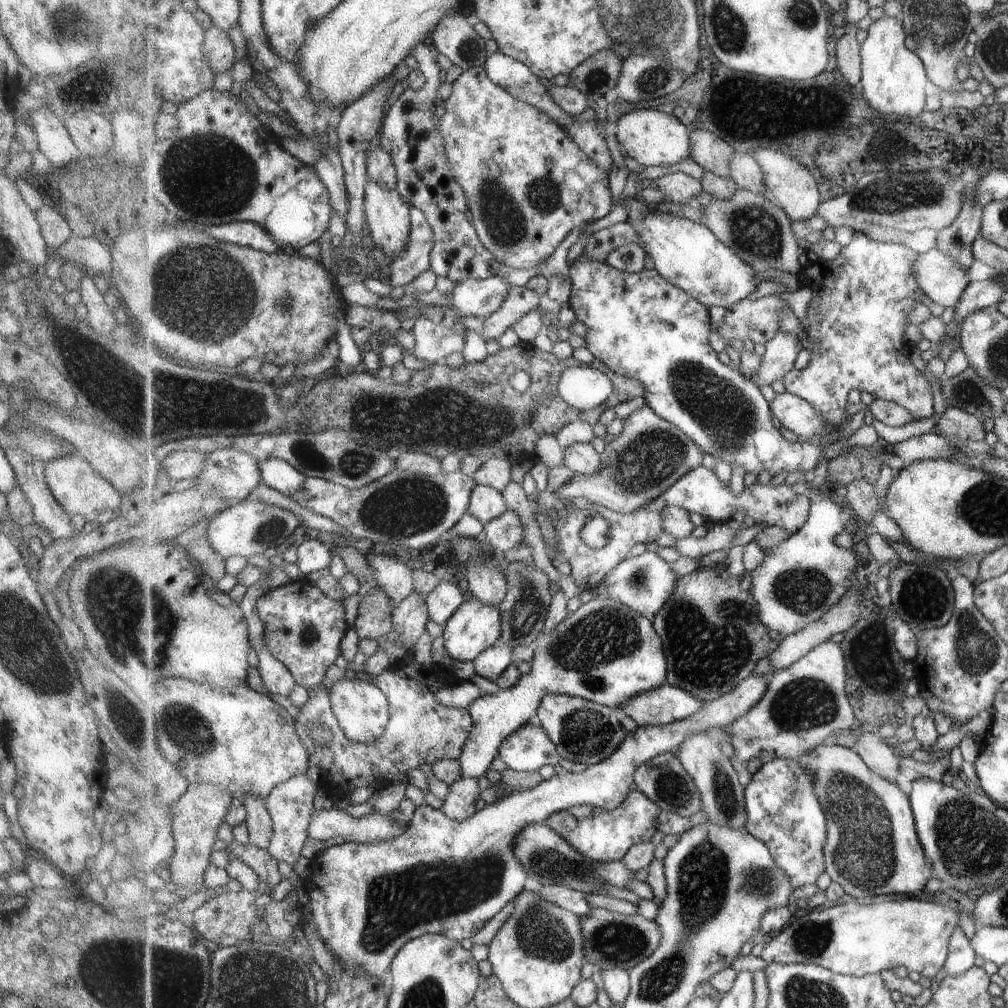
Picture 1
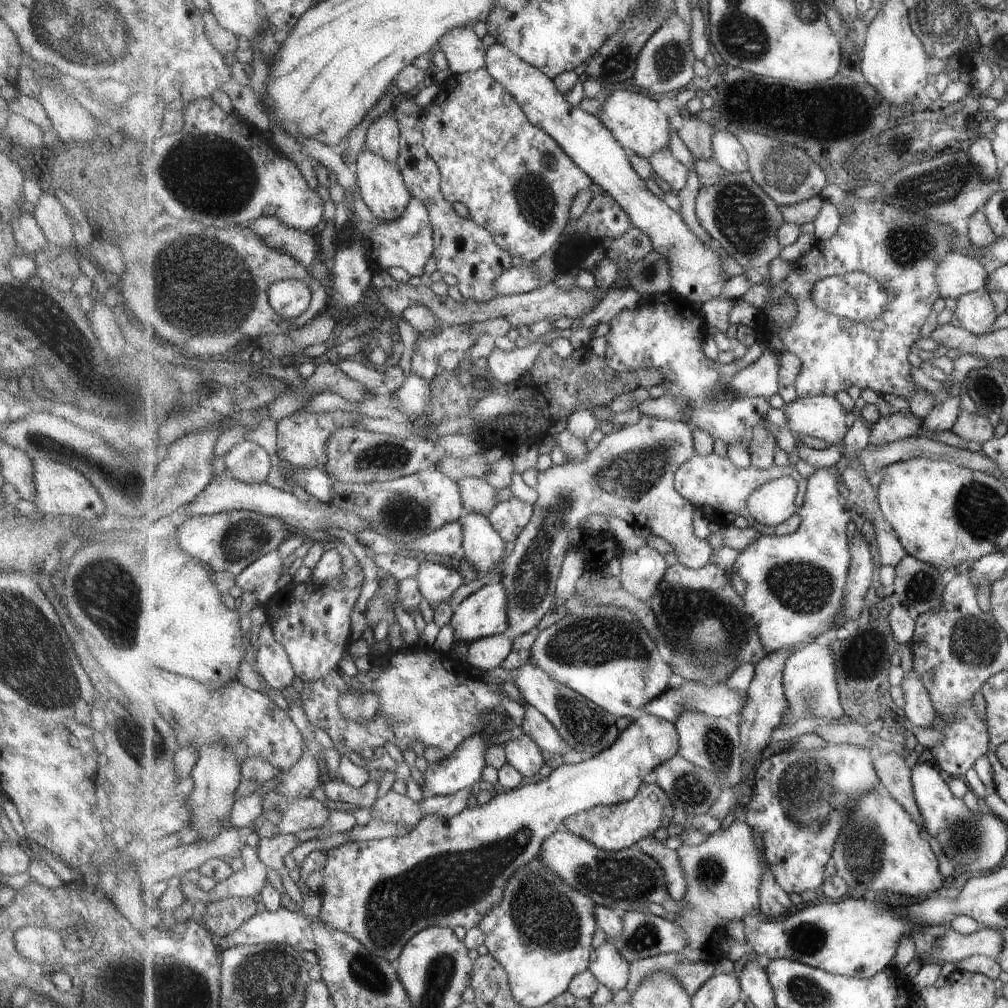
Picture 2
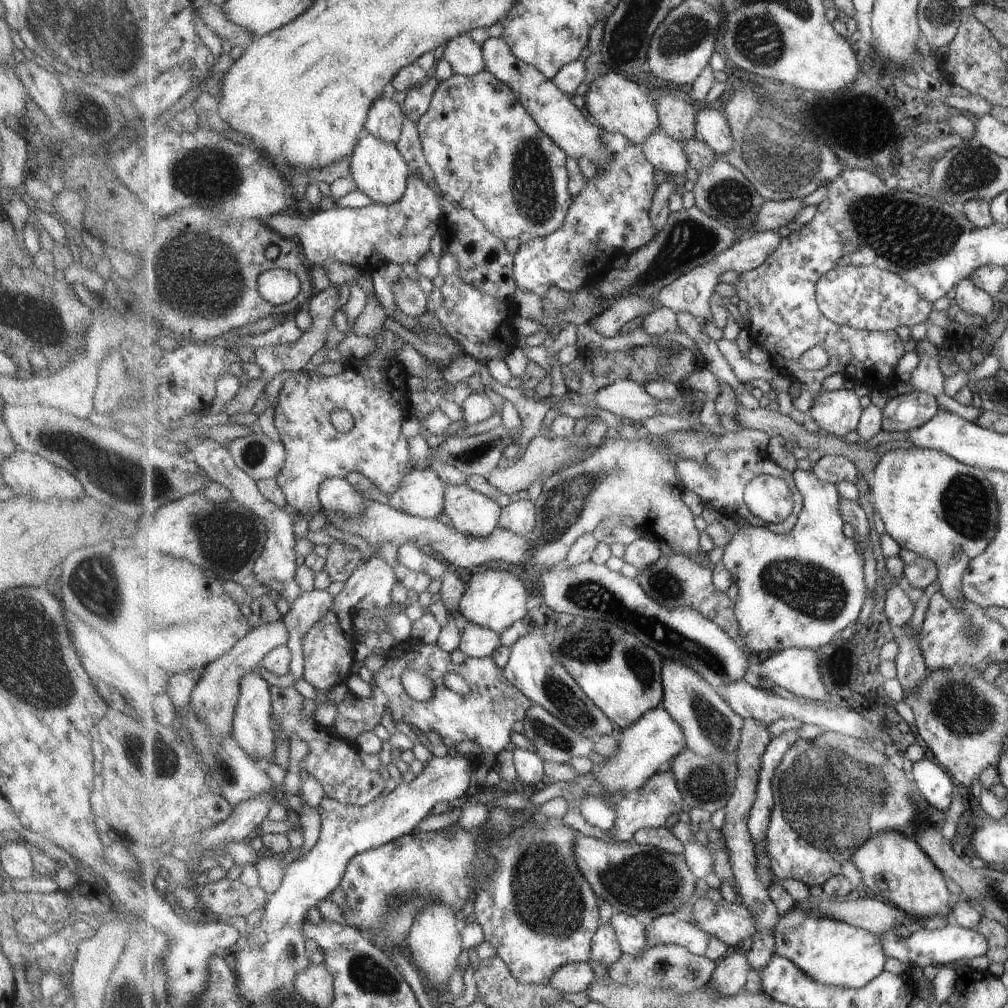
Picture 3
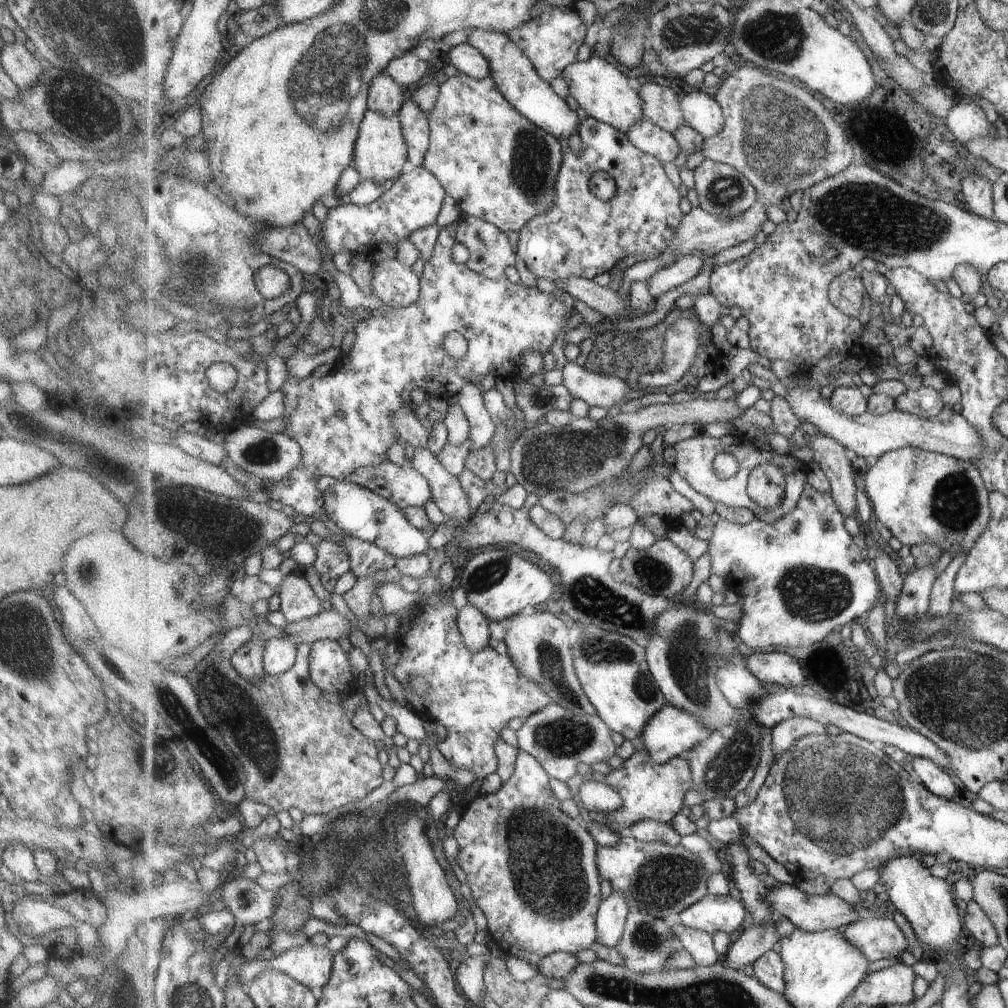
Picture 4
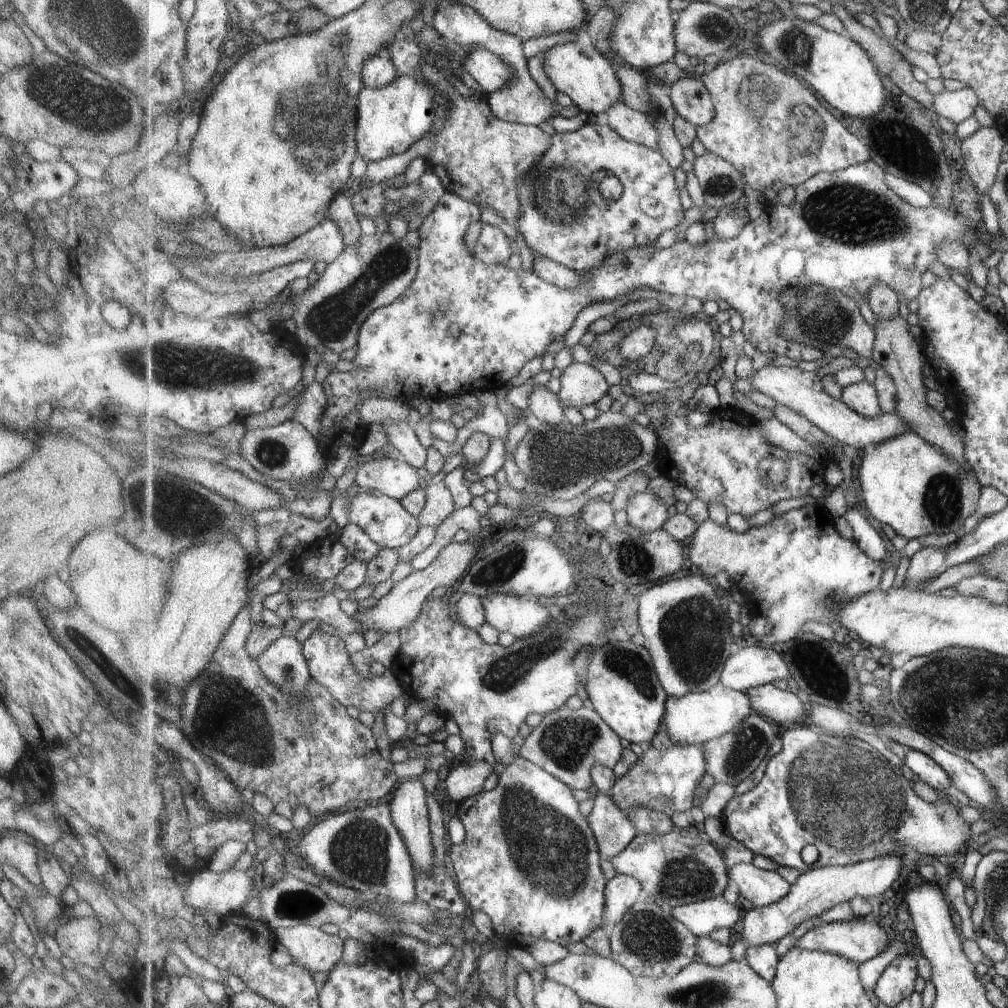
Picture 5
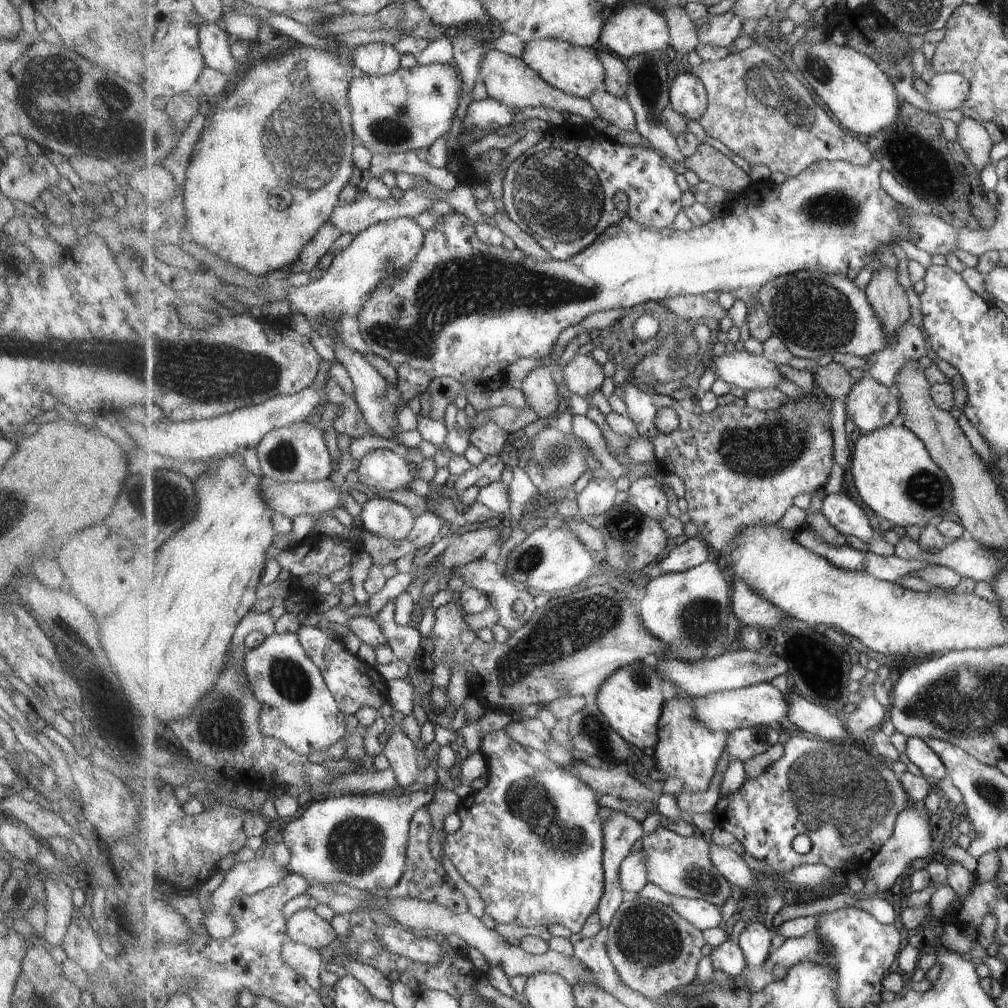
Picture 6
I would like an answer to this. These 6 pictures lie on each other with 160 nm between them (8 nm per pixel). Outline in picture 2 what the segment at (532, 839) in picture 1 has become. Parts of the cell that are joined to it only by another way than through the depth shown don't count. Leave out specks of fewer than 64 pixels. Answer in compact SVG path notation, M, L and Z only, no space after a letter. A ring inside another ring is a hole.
M561 829L546 840L538 858L570 887L594 900L596 905L620 908L626 913L643 911L647 904L655 902L661 905L671 898L664 868L636 845L622 851L606 851L585 840L585 837Z

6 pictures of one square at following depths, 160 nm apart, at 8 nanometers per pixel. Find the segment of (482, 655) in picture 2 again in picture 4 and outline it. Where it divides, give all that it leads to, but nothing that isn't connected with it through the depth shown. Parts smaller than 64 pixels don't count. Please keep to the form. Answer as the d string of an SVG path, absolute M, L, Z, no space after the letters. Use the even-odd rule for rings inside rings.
M467 602L458 612L457 620L465 646L472 653L478 653L487 645L494 643L491 638L490 620L478 606Z

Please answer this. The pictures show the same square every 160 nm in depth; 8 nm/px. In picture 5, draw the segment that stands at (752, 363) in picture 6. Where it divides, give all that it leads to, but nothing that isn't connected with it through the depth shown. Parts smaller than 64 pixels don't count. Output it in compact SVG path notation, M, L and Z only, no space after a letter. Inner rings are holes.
M758 366L754 368L749 380L755 390L772 396L779 405L785 405L792 411L808 418L843 445L849 444L849 446L860 449L869 444L880 445L894 439L897 435L913 432L912 426L897 411L883 412L879 416L867 418L853 410L841 399L829 396L823 388L823 378L817 374L817 370L805 371L796 367Z

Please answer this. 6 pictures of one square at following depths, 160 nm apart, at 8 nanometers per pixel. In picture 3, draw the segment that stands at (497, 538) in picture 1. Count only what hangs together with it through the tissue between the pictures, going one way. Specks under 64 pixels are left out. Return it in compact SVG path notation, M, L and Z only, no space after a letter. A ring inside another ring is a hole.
M514 498L511 503L502 507L499 525L511 532L528 536L536 529L537 519L534 501Z

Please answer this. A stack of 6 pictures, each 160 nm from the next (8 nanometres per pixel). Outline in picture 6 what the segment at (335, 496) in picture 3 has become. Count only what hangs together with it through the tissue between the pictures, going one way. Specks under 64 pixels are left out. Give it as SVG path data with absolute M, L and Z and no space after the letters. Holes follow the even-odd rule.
M391 499L363 500L361 526L372 534L389 540L408 538L416 523L414 512Z

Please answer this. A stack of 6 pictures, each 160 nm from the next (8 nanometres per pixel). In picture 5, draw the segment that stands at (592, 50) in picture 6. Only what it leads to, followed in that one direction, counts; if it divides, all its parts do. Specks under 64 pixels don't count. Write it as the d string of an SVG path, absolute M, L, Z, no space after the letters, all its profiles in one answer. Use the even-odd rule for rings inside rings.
M577 42L555 45L544 52L545 68L559 91L568 94L574 104L585 113L605 116L609 109L624 100L624 88L617 74L613 58L605 56L593 45L582 46Z

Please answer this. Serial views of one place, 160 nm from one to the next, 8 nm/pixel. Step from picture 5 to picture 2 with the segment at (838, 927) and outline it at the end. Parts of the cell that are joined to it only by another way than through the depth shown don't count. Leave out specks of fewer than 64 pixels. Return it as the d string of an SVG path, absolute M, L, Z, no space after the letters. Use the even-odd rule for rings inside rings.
M987 927L973 934L964 935L951 928L938 941L937 954L944 962L956 963L973 954L989 956L997 961L1004 951L1005 943L1001 929Z

